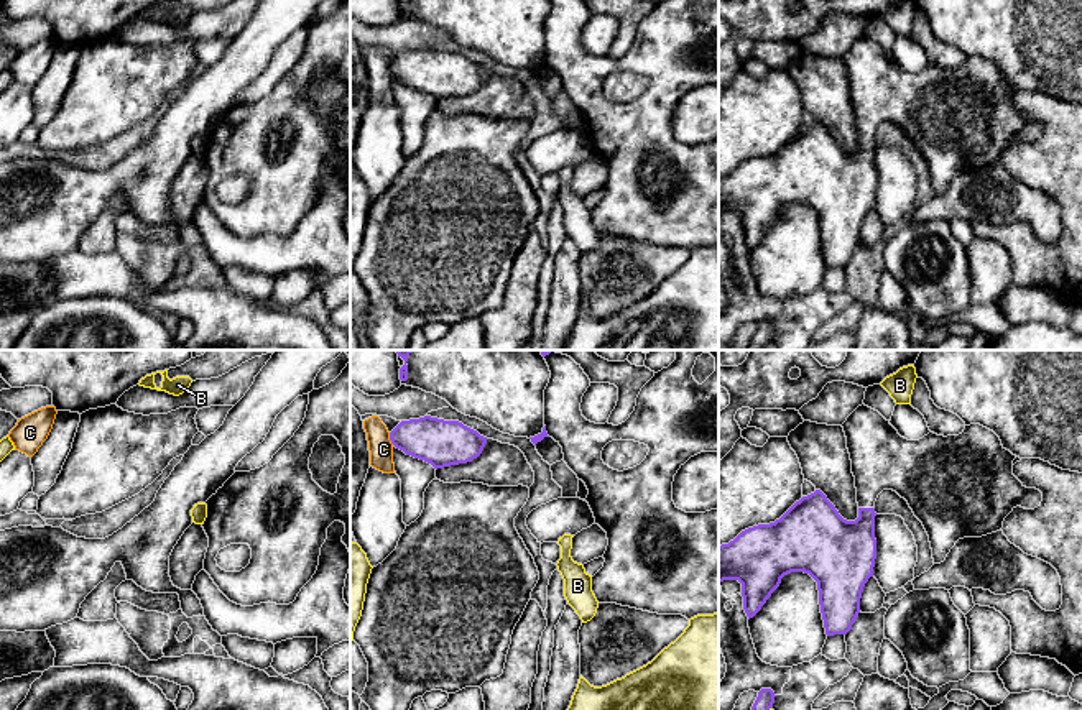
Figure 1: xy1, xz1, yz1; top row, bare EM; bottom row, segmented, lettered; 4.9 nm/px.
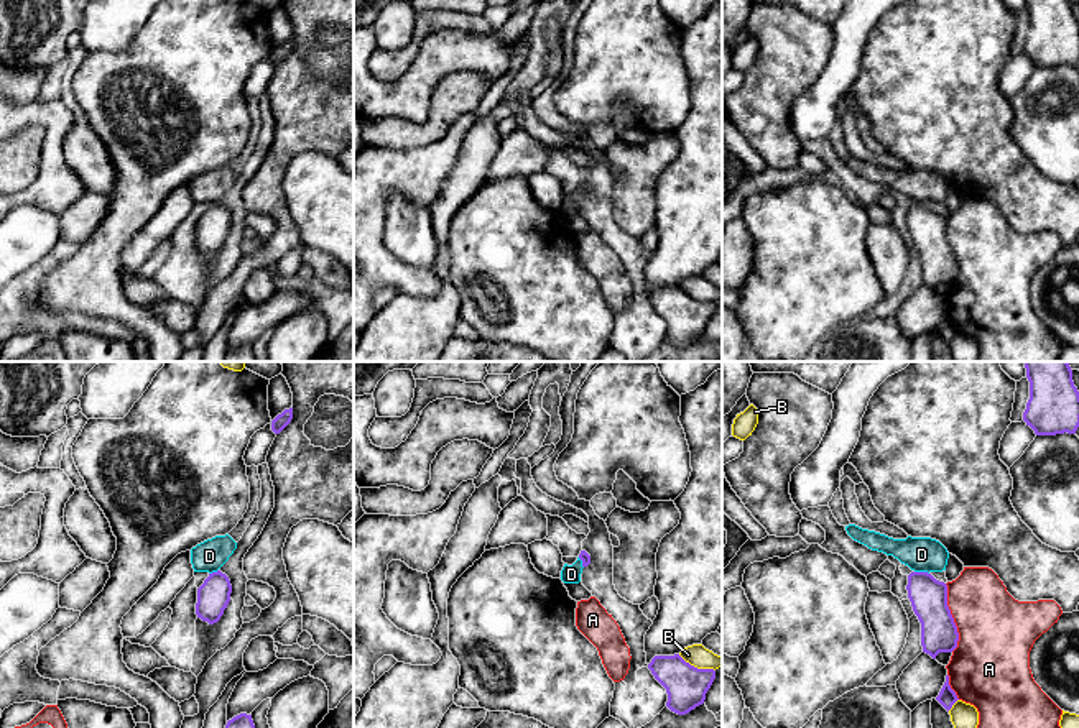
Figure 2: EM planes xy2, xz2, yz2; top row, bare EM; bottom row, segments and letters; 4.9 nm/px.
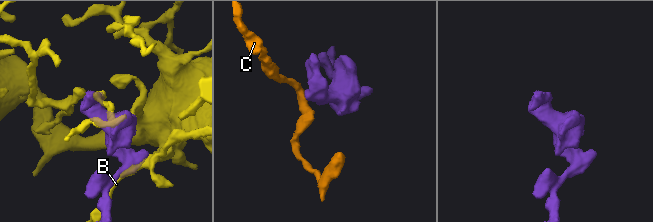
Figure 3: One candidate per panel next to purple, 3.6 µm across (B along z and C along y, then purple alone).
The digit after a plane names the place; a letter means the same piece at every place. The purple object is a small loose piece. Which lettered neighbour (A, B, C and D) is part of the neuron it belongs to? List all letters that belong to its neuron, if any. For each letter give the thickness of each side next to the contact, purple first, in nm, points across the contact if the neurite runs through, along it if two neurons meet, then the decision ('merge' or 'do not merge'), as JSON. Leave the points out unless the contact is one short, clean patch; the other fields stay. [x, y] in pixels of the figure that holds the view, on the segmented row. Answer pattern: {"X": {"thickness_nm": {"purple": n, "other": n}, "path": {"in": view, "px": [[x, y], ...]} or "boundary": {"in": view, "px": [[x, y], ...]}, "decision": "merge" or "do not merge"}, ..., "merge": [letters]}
{"A": {"thickness_nm": {"purple": 180, "other": 360}, "decision": "do not merge"}, "B": {"thickness_nm": {"purple": 200, "other": 110}, "decision": "do not merge"}, "C": {"thickness_nm": {"purple": 220, "other": 120}, "boundary": {"in": "xz1", "px": [[388, 433], [388, 439], [393, 444]]}, "decision": "do not merge"}, "D": {"thickness_nm": {"purple": 180, "other": 180}, "boundary": {"in": "yz2", "px": [[915, 571], [928, 574]]}, "decision": "do not merge"}, "merge": []}

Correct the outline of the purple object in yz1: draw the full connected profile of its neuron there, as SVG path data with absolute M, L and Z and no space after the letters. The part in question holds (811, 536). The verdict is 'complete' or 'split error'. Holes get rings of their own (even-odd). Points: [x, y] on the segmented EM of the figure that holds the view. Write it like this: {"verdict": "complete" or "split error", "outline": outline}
{"verdict": "split error", "outline": "M862 404L842 427L857 488L855 521L844 519L827 496L816 490L796 501L775 523L748 528L728 544L719 544L719 582L742 583L748 620L761 610L784 575L804 572L817 582L825 634L847 634L860 613L863 587L873 577L875 501L883 490L893 490L904 498L922 523L934 564L944 562L959 539L1001 531L1005 518L1016 506L1034 509L1043 501L1039 490L1026 488L1013 475L1016 455L1001 445L993 431L980 424L965 426L959 436L929 432L919 440L908 440L878 411Z"}

